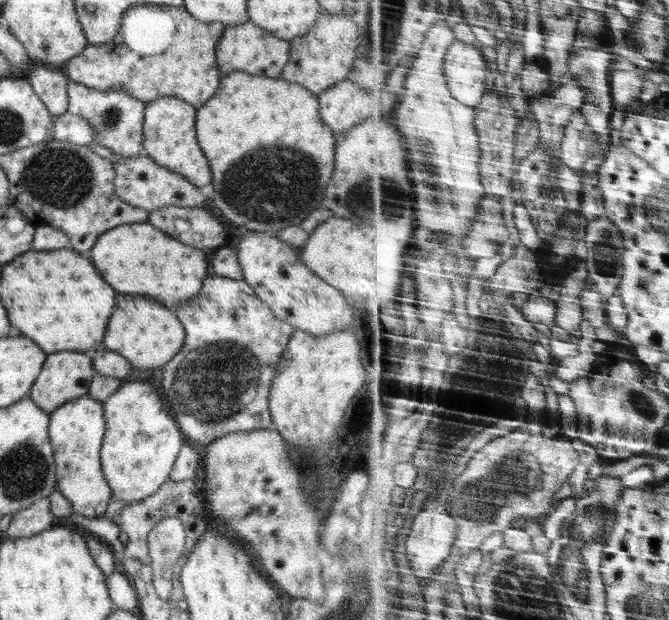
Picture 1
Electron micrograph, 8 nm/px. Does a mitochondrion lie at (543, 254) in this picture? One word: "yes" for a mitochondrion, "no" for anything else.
no

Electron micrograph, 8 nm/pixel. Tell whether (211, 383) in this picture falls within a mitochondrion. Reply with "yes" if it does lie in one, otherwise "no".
yes

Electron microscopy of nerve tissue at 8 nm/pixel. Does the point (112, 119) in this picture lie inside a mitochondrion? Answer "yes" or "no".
yes

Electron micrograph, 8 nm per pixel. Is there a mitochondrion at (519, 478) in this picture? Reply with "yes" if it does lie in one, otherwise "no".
yes

